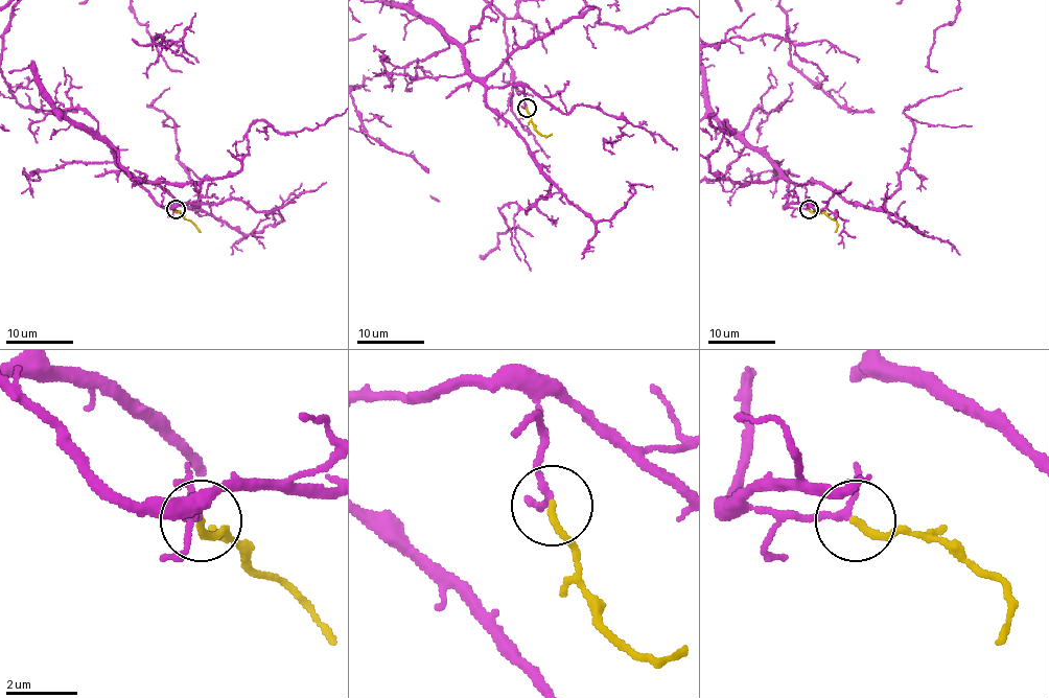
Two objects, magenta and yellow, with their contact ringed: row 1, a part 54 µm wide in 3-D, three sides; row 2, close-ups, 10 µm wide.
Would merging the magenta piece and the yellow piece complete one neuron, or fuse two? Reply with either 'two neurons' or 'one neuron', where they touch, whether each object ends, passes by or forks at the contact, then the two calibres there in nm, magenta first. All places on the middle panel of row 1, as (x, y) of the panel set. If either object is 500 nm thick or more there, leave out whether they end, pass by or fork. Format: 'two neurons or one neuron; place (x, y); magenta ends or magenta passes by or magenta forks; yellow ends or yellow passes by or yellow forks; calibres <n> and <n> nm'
one neuron; place (527, 108); magenta forks; yellow ends; calibres 130 and 200 nm

